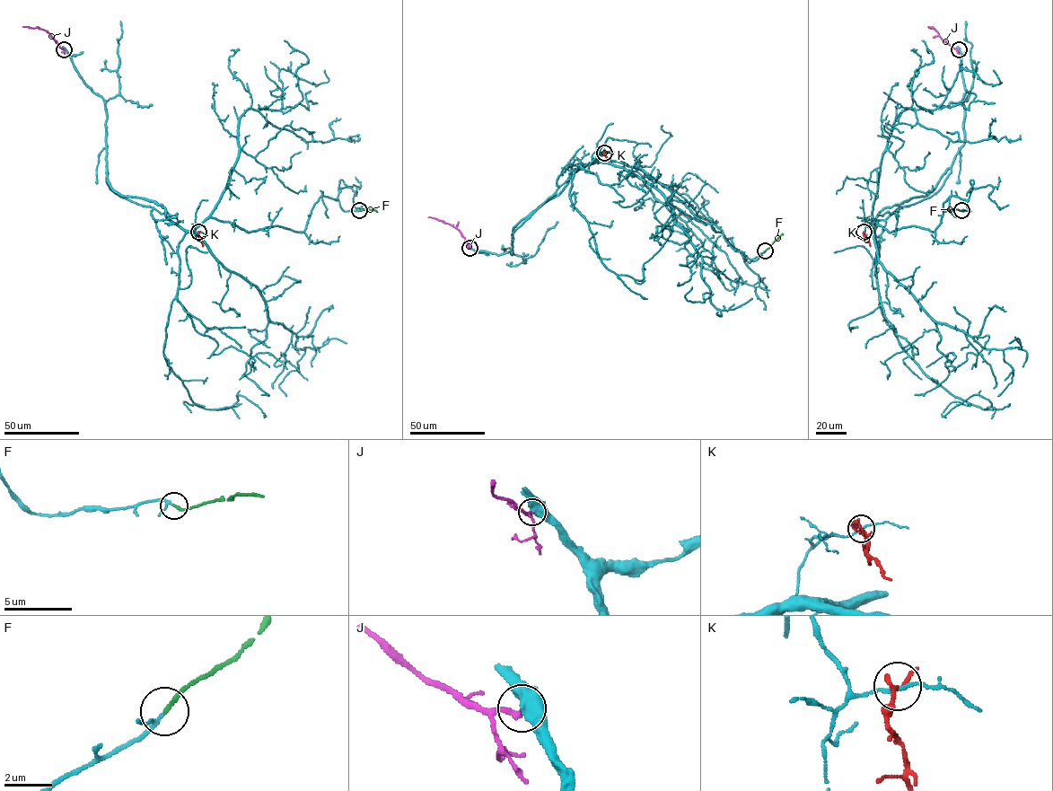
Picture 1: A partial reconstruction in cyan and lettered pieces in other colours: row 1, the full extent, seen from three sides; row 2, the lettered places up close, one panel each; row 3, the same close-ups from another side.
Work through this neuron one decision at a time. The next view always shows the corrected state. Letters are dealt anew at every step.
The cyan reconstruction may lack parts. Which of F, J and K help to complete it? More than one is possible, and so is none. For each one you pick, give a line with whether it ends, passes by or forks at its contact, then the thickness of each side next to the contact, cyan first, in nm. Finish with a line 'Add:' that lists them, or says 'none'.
F: it ends there; 150 nm thick on the cyan side, 180 nm on the other
Add: F

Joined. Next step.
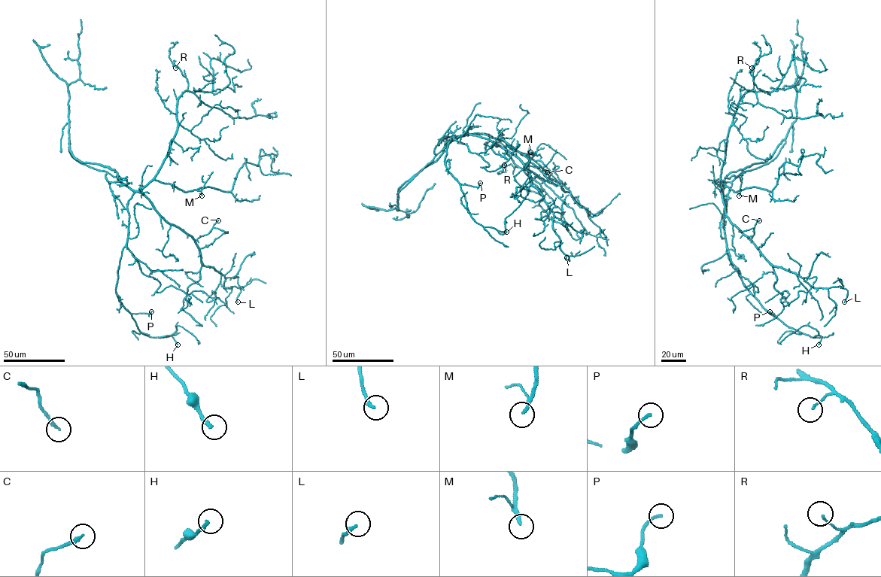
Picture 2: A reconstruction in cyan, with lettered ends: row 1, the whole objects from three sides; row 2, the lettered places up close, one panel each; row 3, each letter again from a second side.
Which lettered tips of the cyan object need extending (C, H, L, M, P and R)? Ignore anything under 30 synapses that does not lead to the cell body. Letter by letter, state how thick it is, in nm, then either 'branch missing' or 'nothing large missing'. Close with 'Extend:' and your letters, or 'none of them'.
C: 200 nm thick; nothing large missing
H: 240 nm thick; branch missing
L: 200 nm thick; branch missing
M: 220 nm thick; branch missing
P: 160 nm thick; nothing large missing
R: 100 nm thick; nothing large missing
Extend: H, L, M

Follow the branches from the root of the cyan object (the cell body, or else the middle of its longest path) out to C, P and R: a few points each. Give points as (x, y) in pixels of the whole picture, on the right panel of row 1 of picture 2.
C: (723, 195), (726, 215), (751, 240), (754, 225), (759, 220)
P: (723, 195), (724, 232), (728, 259), (743, 285), (764, 308), (770, 311)
R: (723, 195), (720, 175), (727, 136), (738, 101), (753, 88), (754, 77), (750, 74), (751, 68)

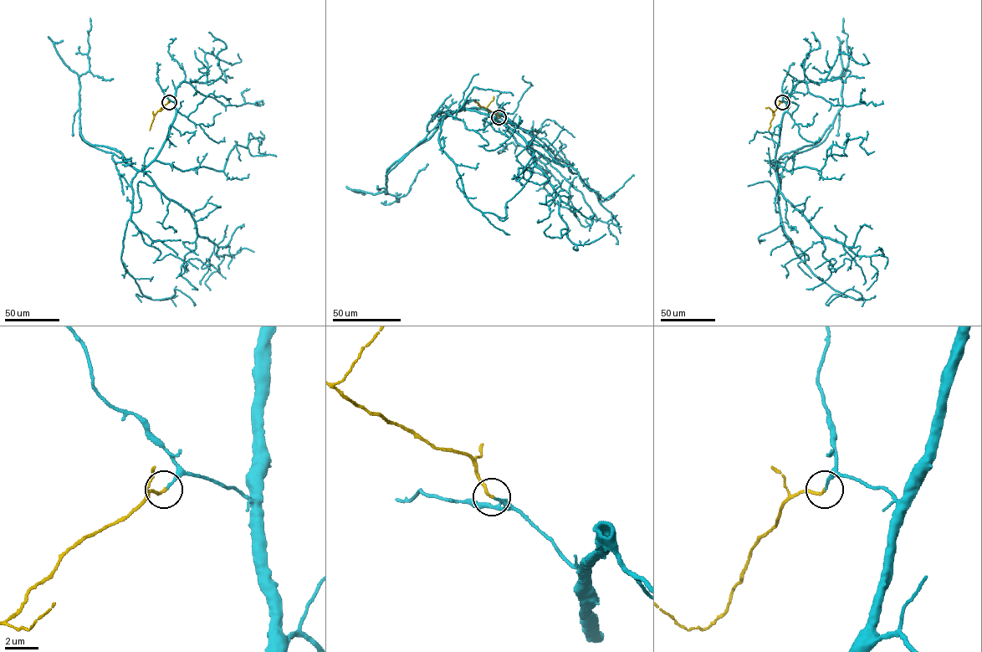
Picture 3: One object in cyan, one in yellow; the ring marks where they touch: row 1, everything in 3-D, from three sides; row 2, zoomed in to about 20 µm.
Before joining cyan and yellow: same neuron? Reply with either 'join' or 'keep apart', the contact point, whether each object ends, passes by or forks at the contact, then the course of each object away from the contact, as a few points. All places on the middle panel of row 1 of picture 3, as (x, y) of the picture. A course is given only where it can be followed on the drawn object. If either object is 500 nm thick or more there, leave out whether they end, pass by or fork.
join; at (498, 117); cyan ends there; yellow ends there; cyan runs (498, 117), (473, 108), (443, 118), (438, 141), (469, 203), (504, 218), (530, 171); yellow runs (498, 117), (474, 100)

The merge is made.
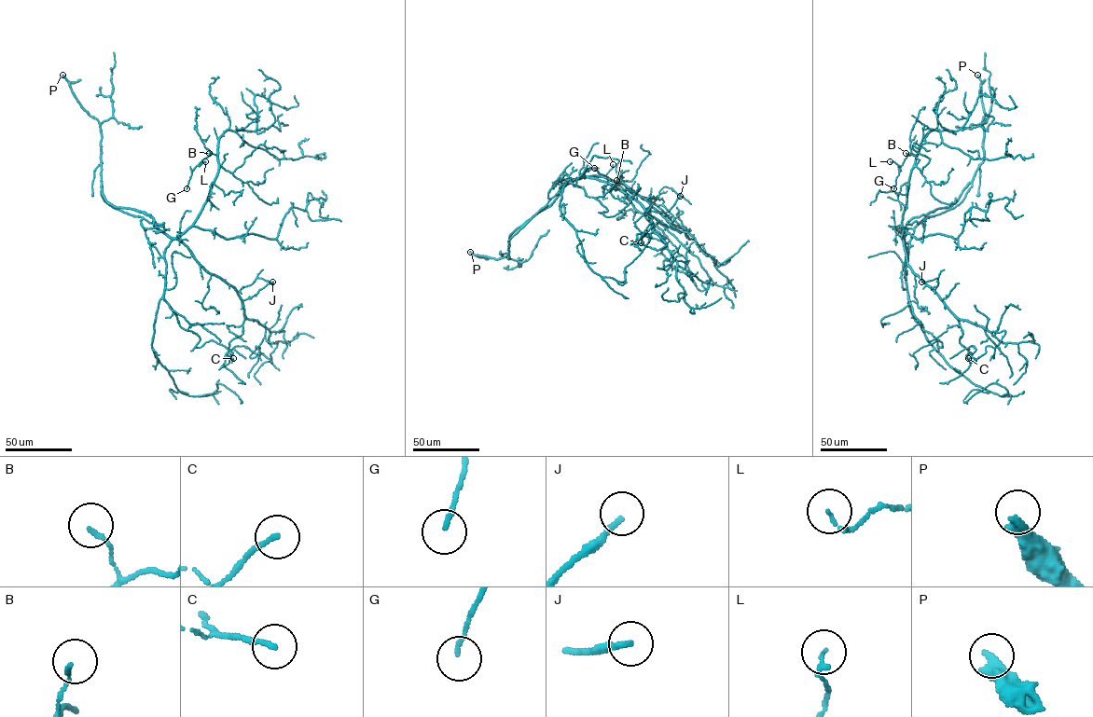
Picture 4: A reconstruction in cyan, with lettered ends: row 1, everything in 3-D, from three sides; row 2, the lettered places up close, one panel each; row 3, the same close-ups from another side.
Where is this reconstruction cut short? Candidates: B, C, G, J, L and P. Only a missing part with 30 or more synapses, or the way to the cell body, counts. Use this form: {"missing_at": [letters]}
{"missing_at": ["C", "J", "P"]}

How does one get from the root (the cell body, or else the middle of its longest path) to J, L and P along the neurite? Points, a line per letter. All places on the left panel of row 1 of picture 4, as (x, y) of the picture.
J: (170, 243), (179, 239), (205, 269), (238, 291), (251, 284), (256, 278), (272, 282)
L: (170, 243), (194, 223), (207, 199), (218, 163), (217, 156), (212, 154), (198, 165), (205, 161)
P: (170, 243), (149, 215), (105, 199), (99, 122), (82, 107), (62, 75)

